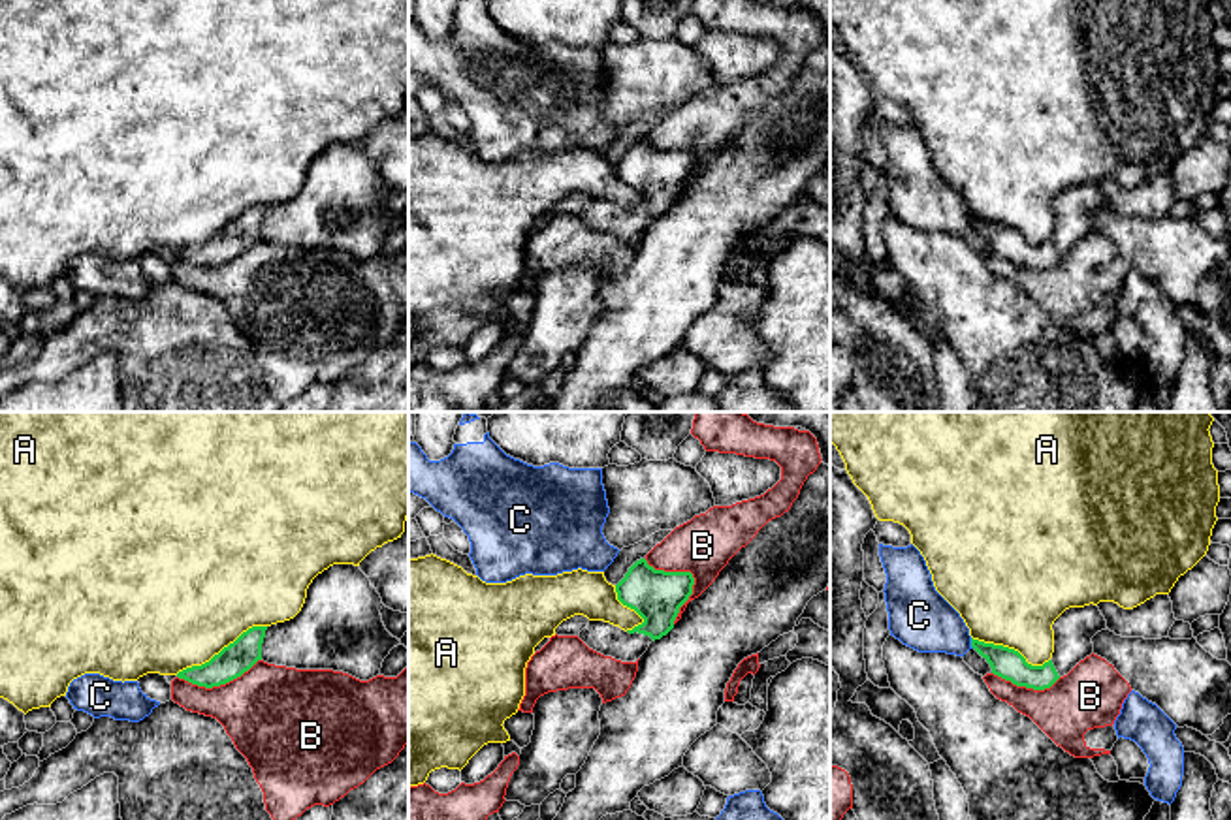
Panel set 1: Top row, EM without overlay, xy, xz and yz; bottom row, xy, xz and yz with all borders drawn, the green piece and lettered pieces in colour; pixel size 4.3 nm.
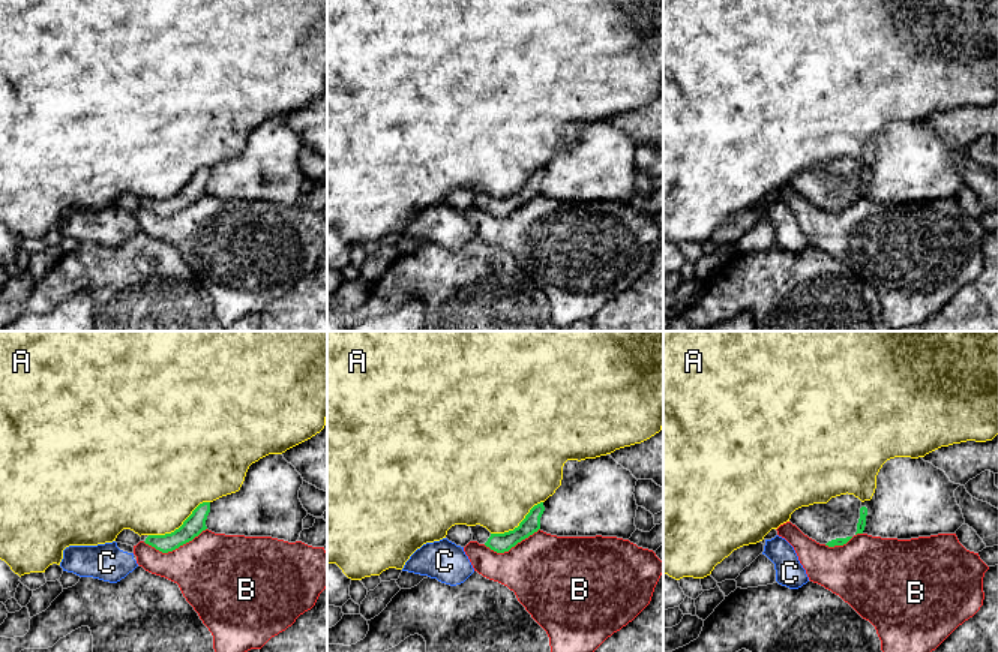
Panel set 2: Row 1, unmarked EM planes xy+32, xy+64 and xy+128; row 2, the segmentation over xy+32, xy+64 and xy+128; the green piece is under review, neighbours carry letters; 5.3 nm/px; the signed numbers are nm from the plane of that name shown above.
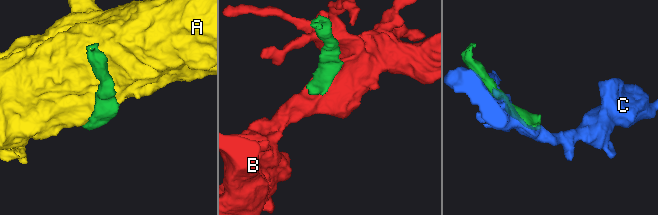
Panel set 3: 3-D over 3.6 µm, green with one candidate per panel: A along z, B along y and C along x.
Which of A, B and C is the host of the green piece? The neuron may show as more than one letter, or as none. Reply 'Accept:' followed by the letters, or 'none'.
Accept: none

